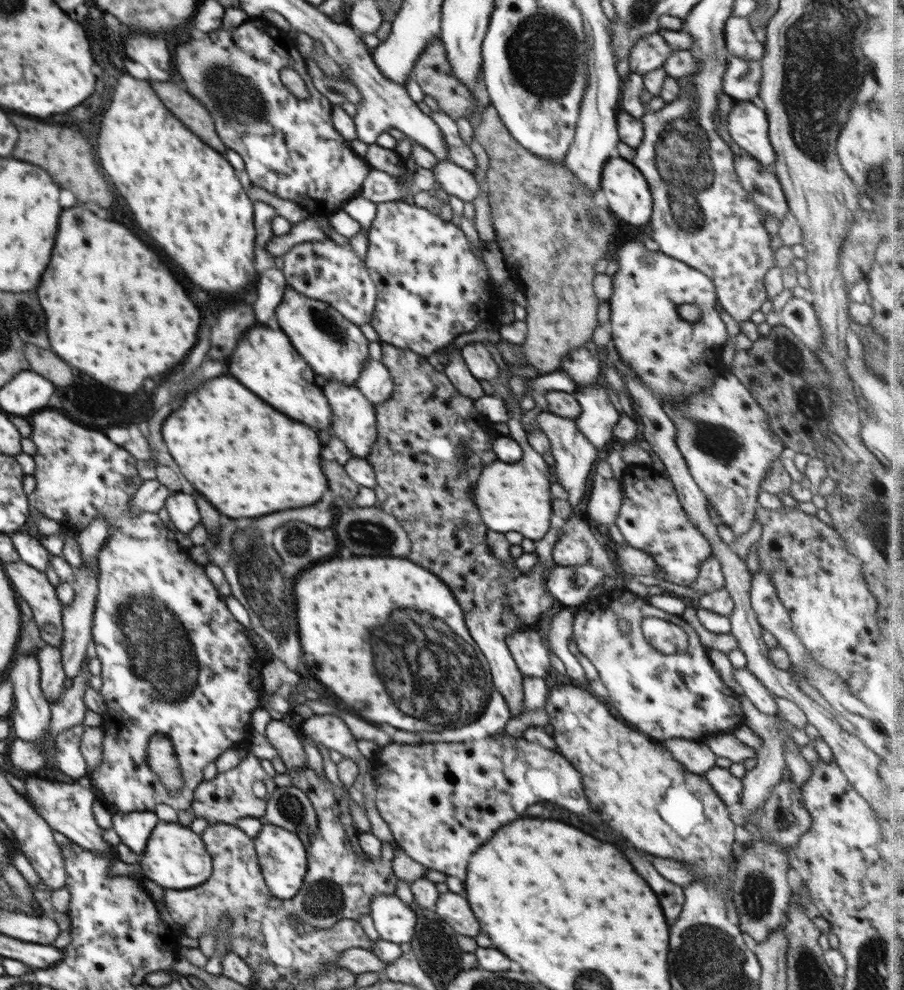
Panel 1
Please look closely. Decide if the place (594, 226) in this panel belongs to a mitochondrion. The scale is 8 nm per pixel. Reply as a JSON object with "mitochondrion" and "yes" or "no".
{"mitochondrion":"yes"}

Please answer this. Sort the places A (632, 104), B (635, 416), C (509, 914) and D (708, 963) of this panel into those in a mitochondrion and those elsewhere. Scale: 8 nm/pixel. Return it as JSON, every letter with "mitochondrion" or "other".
{"A":"other","B":"other","C":"other","D":"mitochondrion"}

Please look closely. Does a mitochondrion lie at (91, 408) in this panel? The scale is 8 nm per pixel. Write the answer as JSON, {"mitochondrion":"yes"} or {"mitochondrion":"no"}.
{"mitochondrion":"no"}

